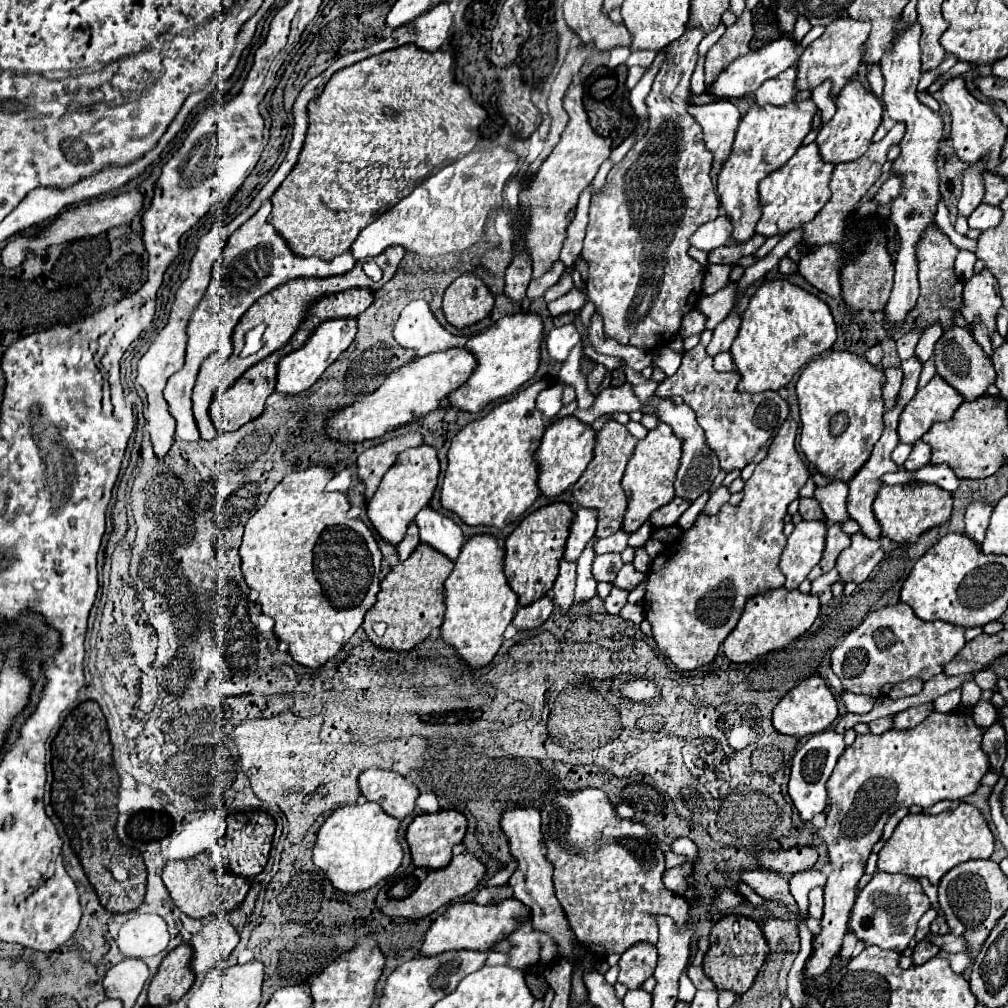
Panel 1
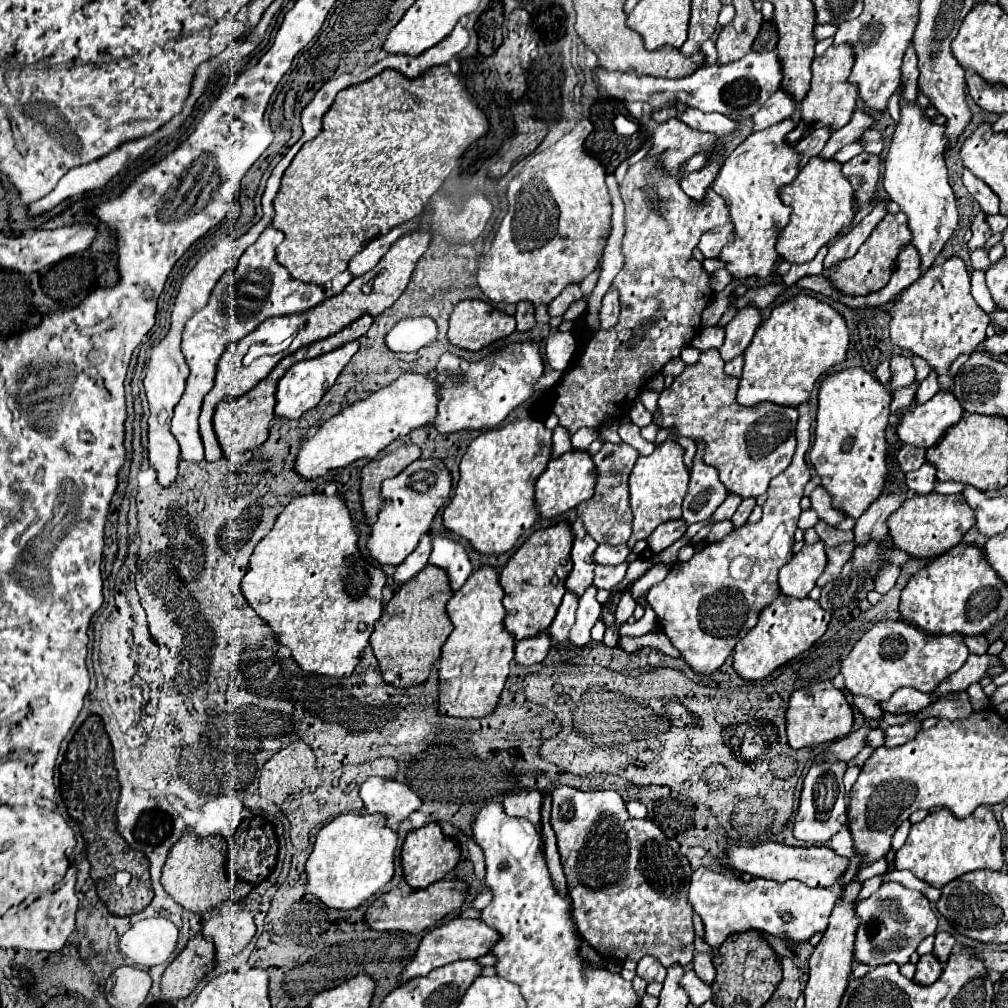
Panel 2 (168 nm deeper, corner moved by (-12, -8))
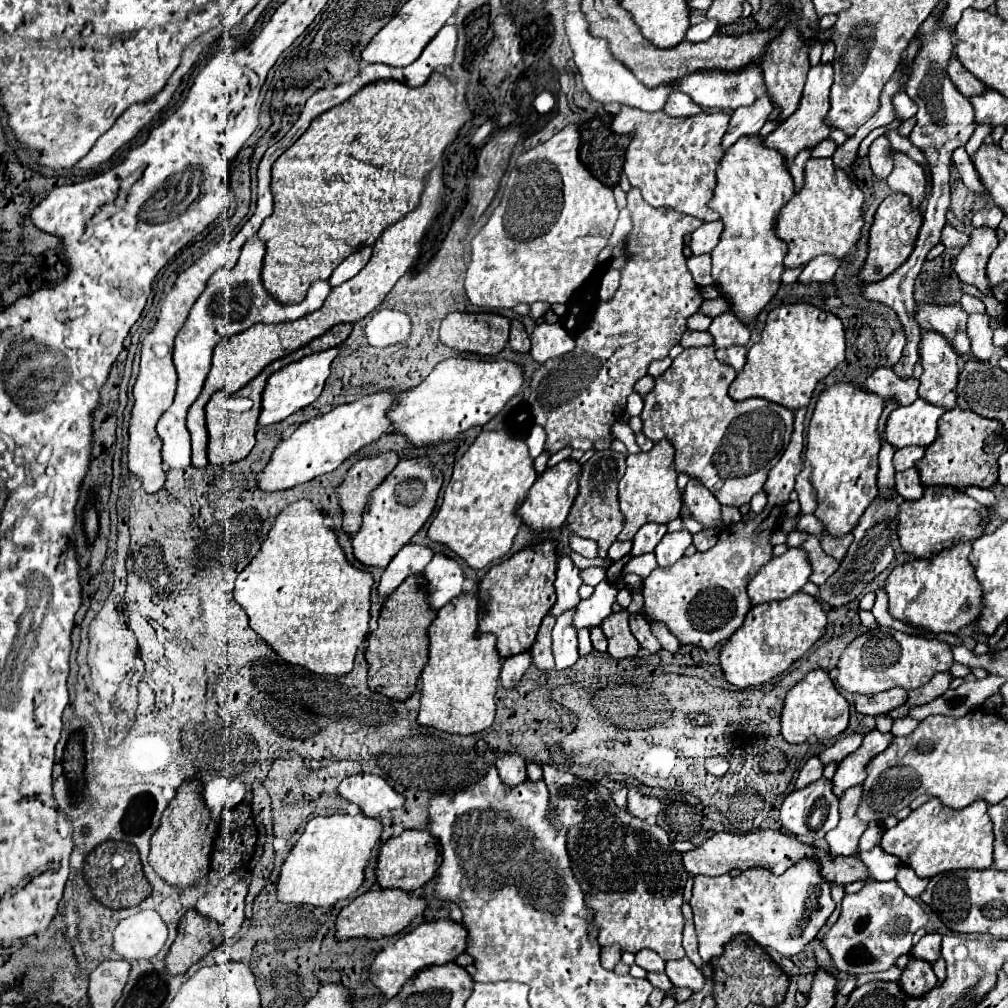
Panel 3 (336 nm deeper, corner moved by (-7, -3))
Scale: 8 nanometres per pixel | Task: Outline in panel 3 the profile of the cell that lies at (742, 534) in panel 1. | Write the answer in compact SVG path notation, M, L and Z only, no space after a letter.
M800 408L794 418L794 434L790 446L786 448L780 462L770 470L764 484L768 496L768 506L754 520L744 522L744 526L726 526L714 548L708 552L696 552L694 556L682 556L676 564L668 568L656 568L644 580L644 618L650 622L662 622L680 640L704 650L724 644L744 622L746 612L752 608L746 586L750 578L772 560L772 530L778 528L778 516L788 504L788 496L794 490L798 472L802 470L802 430L804 430L806 408Z

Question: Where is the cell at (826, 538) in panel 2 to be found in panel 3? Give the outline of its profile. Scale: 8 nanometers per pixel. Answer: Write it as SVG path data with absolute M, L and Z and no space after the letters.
M824 534L824 536L820 538L820 542L822 542L824 552L826 552L828 556L832 556L834 560L840 562L840 560L846 556L848 546L852 544L852 534L846 534L846 536L842 536L842 538L832 538L832 536Z

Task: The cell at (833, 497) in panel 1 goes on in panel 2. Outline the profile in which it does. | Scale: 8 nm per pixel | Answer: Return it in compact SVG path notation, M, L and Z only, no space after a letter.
M817 487L817 489L811 493L811 503L813 503L811 507L817 511L819 519L827 521L829 525L837 525L837 523L841 523L841 521L847 517L845 511L833 507L833 497L831 497L823 487Z

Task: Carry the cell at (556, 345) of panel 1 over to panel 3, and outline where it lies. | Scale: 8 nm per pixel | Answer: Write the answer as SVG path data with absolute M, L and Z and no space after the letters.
M538 324L530 334L532 358L544 364L550 358L562 356L574 348L574 338L560 324Z

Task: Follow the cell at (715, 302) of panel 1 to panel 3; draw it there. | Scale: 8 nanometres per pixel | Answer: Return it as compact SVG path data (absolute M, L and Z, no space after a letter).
M686 330L680 344L684 348L692 348L692 346L712 346L712 336L708 332L692 332L692 330Z

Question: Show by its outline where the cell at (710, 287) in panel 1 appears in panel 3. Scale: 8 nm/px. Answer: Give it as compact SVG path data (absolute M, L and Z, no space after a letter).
M692 314L686 322L688 322L690 330L706 330L712 320L708 316L704 316L704 314Z

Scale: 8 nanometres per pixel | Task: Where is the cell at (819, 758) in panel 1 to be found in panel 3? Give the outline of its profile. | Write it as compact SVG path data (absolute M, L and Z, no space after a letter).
M822 778L822 780L816 780L814 784L810 784L808 788L790 792L780 806L780 822L788 834L792 834L796 838L812 838L812 840L820 840L832 828L836 828L836 824L838 824L838 798L832 794L830 780Z

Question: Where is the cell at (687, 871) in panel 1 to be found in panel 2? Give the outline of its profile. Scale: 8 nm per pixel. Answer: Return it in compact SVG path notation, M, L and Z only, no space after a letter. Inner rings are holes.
M699 867L691 875L689 887L689 903L697 915L701 915L705 923L705 941L717 949L727 935L739 931L761 931L771 935L787 935L793 941L807 941L813 933L825 931L829 923L831 909L837 901L837 893L825 887L807 887L801 881L767 881L767 879L751 879L745 883L733 875L721 875ZM783 913L791 913L793 921L785 923L781 919Z

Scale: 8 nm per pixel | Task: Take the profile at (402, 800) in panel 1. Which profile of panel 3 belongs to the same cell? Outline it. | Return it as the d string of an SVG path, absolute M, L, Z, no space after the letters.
M364 772L344 778L338 786L338 794L348 802L358 804L360 810L372 818L404 804L404 796L394 792L384 778Z

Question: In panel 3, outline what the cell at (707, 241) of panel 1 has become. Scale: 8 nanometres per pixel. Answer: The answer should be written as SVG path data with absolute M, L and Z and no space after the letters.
M706 222L700 228L696 228L692 232L692 240L690 240L690 248L694 254L708 254L716 248L718 240L722 234L722 222Z

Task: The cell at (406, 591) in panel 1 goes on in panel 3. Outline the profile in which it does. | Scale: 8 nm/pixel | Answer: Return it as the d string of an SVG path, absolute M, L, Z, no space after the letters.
M410 576L404 580L404 584L382 604L378 628L368 638L368 686L392 700L406 700L414 694L418 688L420 672L428 660L428 626L436 618L436 612L428 606L428 592L422 586L422 576Z

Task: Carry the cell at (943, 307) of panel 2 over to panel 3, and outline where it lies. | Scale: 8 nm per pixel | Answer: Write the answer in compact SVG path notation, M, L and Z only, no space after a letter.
M922 332L920 364L924 368L918 388L920 398L952 410L956 406L956 384L960 374L958 354L940 332Z

